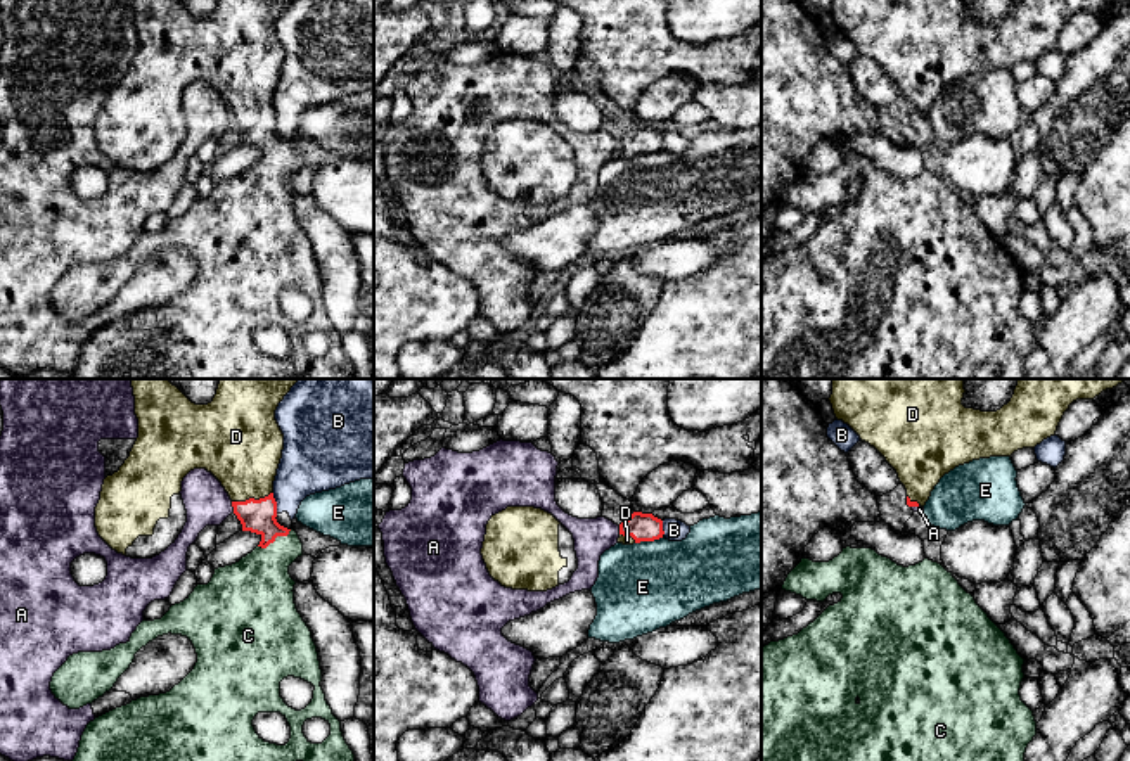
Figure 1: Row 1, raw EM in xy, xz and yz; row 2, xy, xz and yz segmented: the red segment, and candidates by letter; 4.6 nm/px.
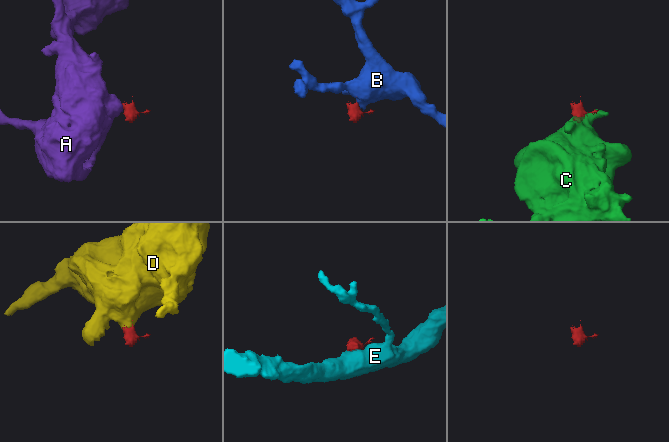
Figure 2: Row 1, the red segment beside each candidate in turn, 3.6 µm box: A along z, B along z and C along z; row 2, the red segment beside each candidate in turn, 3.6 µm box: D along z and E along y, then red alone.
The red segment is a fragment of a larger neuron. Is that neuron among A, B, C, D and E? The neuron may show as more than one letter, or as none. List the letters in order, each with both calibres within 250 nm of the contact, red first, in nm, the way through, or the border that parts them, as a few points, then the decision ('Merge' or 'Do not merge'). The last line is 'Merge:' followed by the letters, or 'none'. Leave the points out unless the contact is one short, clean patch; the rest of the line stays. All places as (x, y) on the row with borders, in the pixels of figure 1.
A: Thickness 160 nm (red) against 200 nm. Boundary: xy (231, 502), (234, 511). Do not merge
B: Thickness 160 nm (red) against 280 nm. Boundary: xy (272, 493), (277, 512). Do not merge
C: Thickness 160 nm (red) against 320 nm. Path across: xy (258, 516), (270, 530), (274, 540), (274, 556), (256, 590). Merge
D: Thickness 160 nm (red) against 380 nm. Path across: xy (258, 516), (251, 498), (241, 447). Merge
E: Thickness 130 nm (red) against 420 nm. Boundary: xz (661, 537), (635, 543). Do not merge
Merge: C, D

